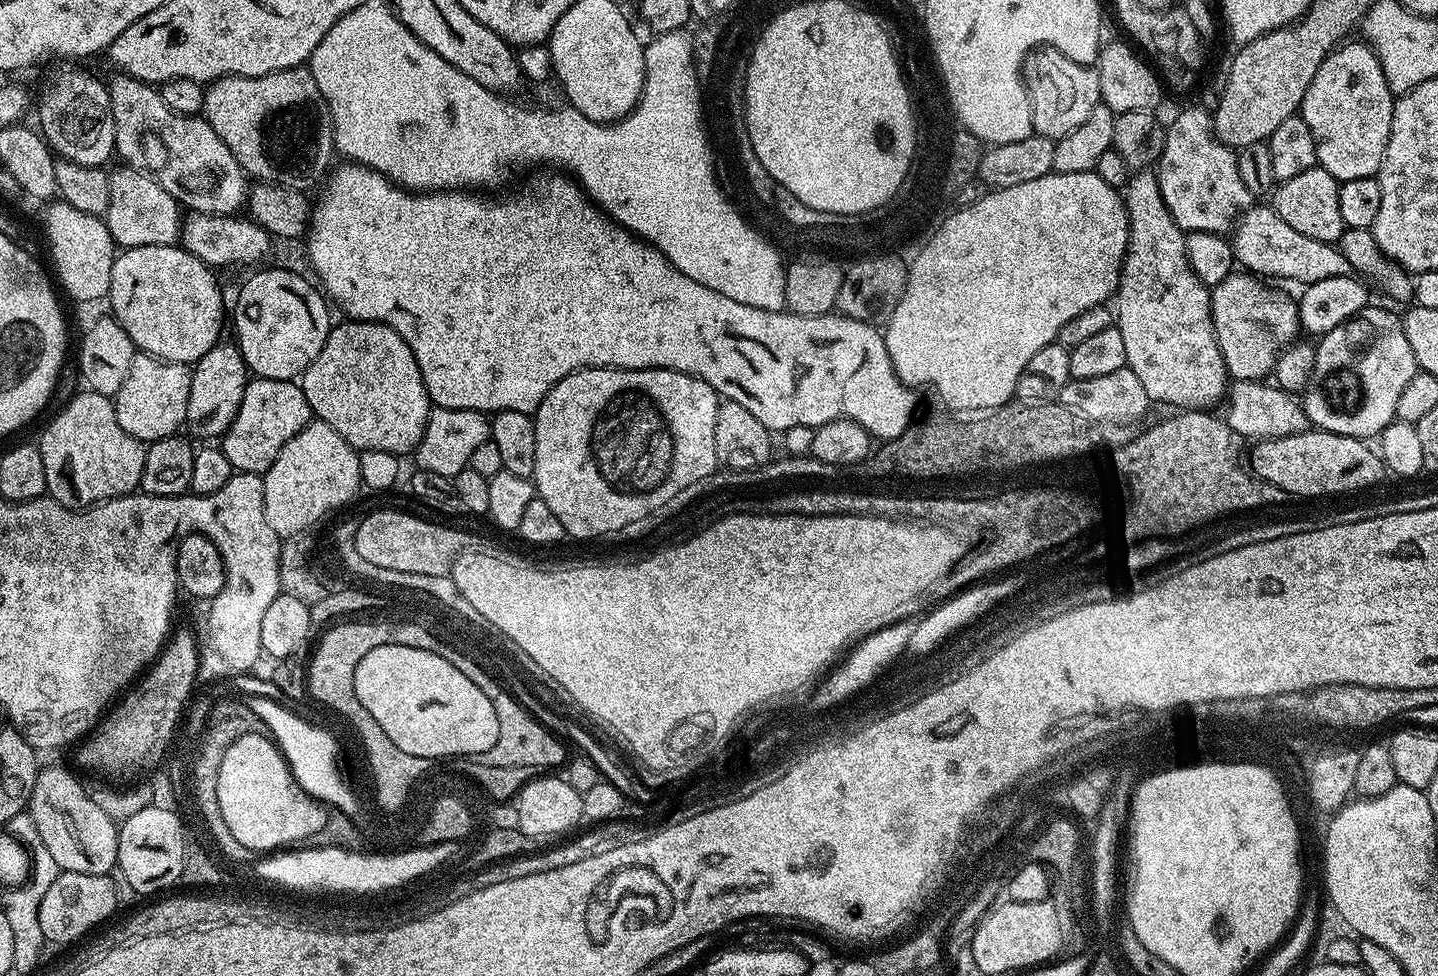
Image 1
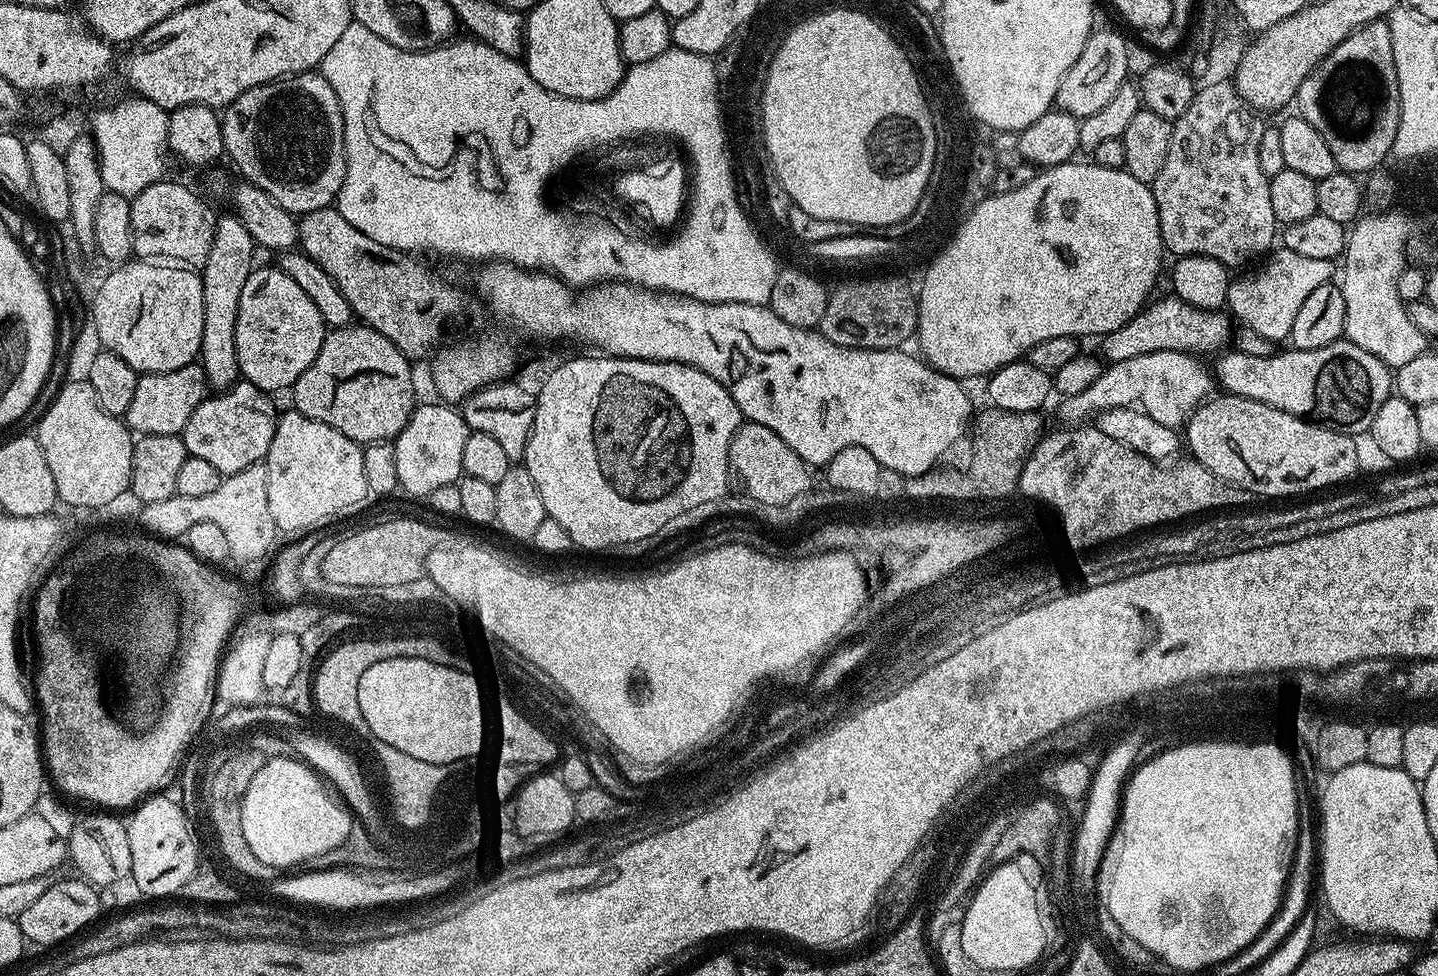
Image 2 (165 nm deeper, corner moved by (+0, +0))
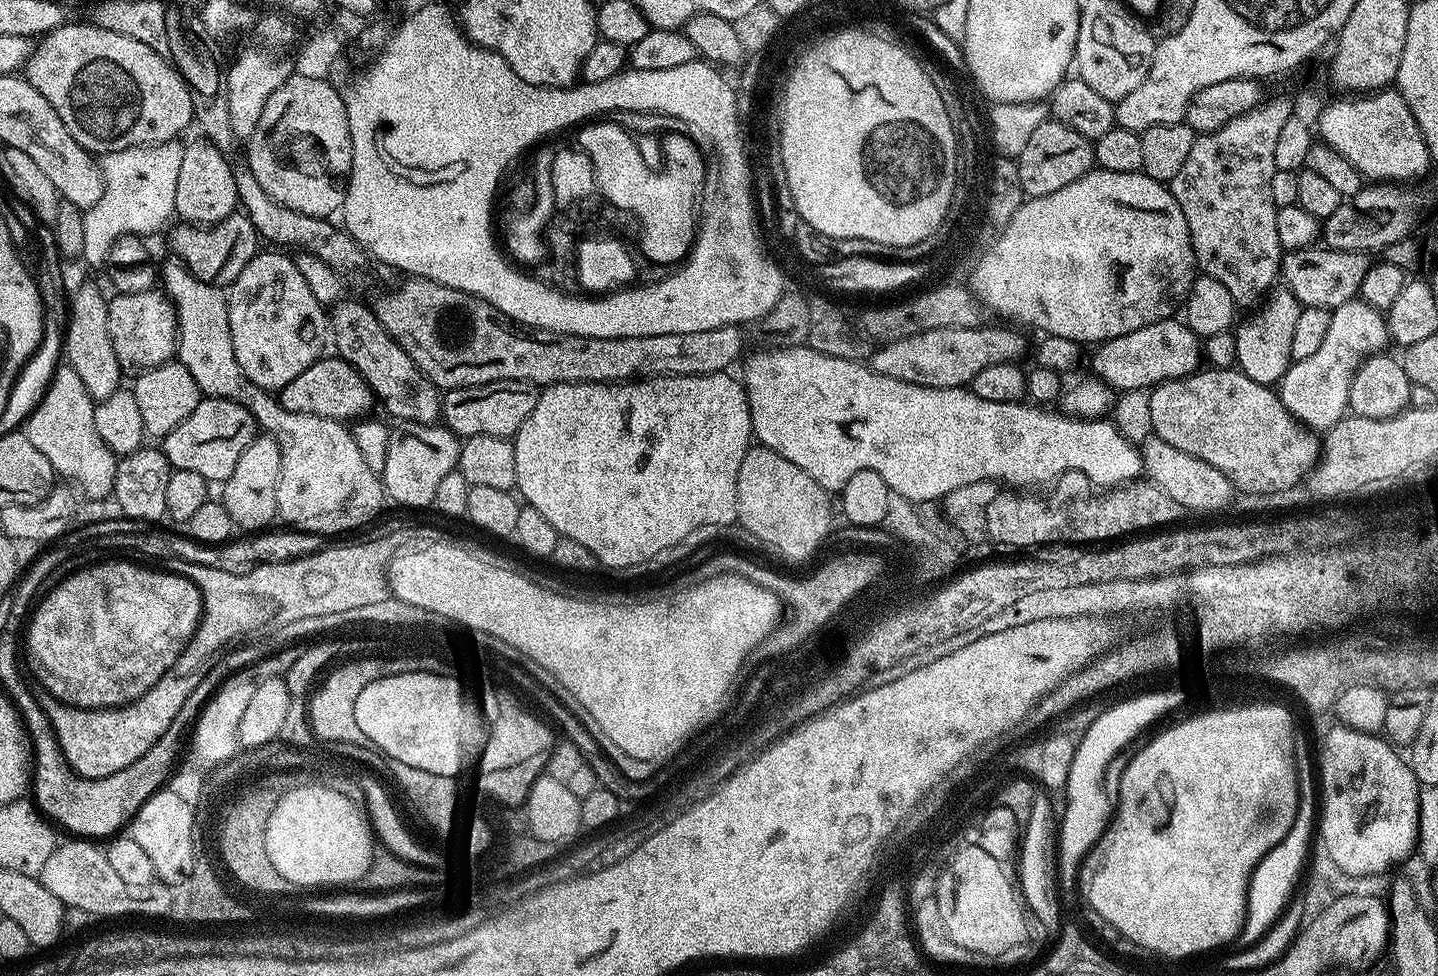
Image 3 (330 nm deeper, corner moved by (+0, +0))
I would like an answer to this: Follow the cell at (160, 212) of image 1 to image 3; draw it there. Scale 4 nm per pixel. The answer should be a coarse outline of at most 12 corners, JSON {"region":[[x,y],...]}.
{"region":[[243,211],[168,236],[200,280],[232,285],[258,251]]}

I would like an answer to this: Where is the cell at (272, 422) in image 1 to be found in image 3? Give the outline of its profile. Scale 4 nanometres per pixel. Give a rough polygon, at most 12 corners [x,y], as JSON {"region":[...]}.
{"region":[[202,398],[162,447],[210,482],[234,474],[258,432],[239,400]]}

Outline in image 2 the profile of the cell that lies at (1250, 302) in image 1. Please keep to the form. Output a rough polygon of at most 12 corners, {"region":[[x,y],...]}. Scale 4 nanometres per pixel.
{"region":[[1175,294],[1103,336],[1108,364],[1182,351],[1216,354],[1234,324]]}

